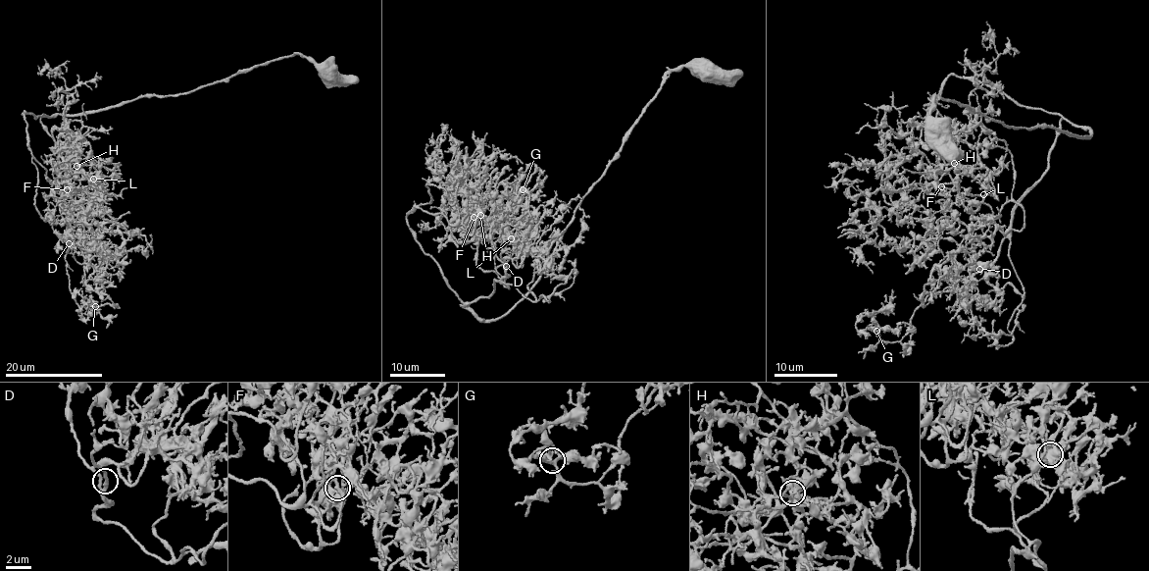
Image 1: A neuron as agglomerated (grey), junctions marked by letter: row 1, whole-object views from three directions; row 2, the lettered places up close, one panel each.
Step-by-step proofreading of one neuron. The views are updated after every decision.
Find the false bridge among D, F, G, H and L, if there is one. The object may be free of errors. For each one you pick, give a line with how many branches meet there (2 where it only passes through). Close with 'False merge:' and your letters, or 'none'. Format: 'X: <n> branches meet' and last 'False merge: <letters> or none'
False merge: none

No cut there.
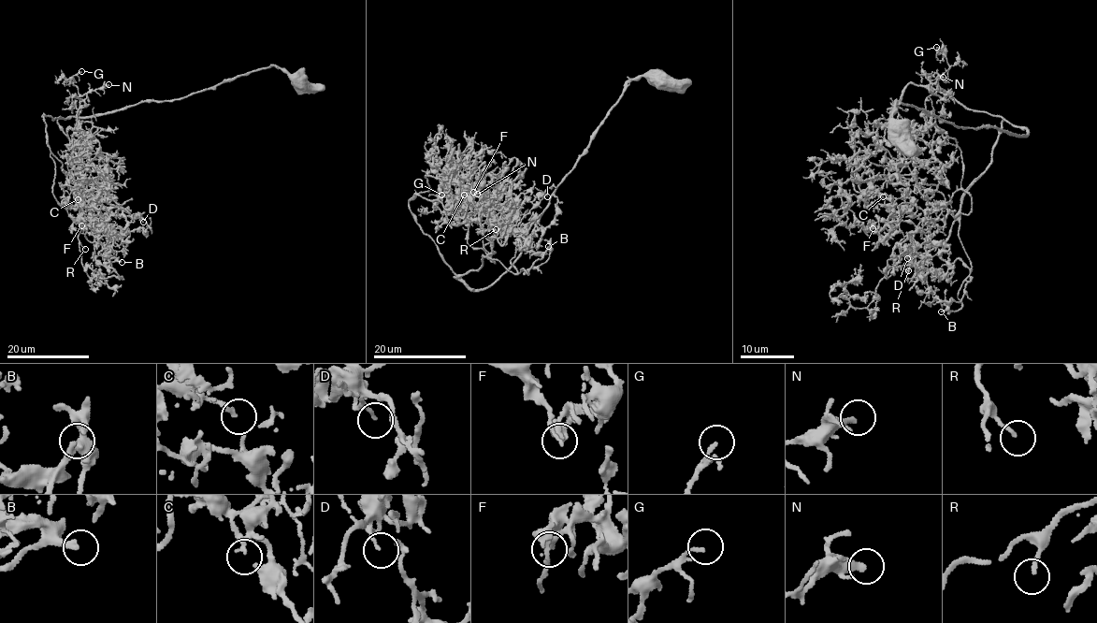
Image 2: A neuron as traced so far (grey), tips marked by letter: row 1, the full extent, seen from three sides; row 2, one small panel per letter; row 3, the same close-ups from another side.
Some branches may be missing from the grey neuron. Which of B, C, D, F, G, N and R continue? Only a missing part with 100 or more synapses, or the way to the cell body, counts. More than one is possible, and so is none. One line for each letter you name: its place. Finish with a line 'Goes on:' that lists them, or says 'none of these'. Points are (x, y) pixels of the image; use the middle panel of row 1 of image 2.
B: place (548, 246)
R: place (496, 229)
Goes on: B, R

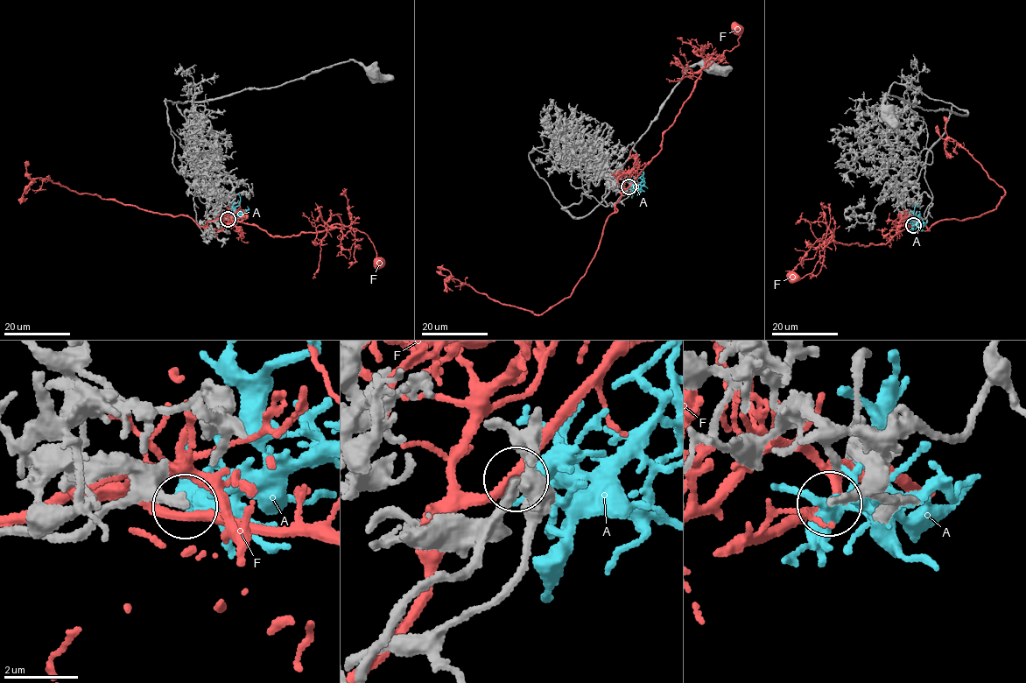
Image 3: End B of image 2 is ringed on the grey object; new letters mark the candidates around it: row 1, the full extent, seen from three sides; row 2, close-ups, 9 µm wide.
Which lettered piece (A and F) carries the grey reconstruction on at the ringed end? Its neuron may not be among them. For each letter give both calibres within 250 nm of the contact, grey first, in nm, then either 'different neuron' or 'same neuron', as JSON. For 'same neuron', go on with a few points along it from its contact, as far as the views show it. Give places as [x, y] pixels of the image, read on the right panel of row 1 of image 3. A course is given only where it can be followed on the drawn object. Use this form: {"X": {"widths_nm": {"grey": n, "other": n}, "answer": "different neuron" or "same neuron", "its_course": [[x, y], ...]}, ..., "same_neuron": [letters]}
{"A": {"widths_nm": {"grey": 240, "other": 360}, "answer": "different neuron"}, "F": {"widths_nm": {"grey": 300, "other": 240}, "answer": "different neuron"}, "same_neuron": []}

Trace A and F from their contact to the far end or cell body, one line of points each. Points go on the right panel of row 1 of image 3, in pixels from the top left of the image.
A: (913, 225), (917, 222), (917, 217), (914, 214), (918, 203)
F: (914, 225), (888, 242), (866, 246), (830, 241), (813, 270), (803, 278), (791, 278)

